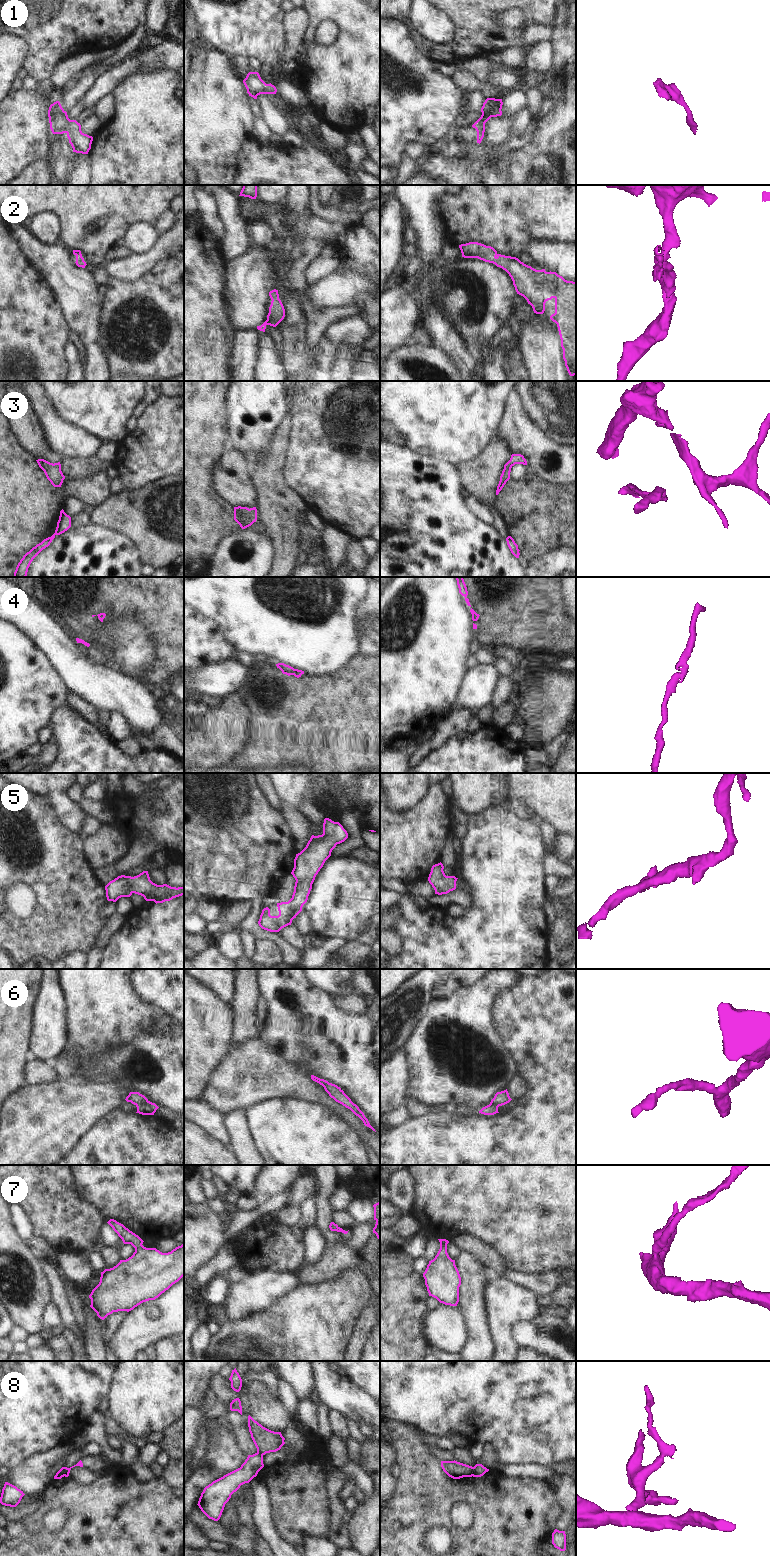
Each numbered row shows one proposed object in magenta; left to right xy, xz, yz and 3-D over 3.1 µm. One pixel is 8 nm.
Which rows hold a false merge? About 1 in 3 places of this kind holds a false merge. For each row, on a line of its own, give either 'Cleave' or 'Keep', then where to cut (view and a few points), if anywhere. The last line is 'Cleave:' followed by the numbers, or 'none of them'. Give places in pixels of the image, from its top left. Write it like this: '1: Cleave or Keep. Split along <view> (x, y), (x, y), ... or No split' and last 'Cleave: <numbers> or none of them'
1: Keep. No split
2: Keep. No split
3: Keep. No split
4: Keep. No split
5: Keep. No split
6: Keep. No split
7: Keep. No split
8: Cleave. Split along xy (63, 1467), (64, 1475)
Cleave: 8.

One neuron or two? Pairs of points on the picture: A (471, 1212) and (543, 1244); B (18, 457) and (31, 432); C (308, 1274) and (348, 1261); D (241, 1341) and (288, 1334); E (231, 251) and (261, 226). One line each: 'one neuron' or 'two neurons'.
A: one neuron
B: two neurons
C: one neuron
D: one neuron
E: two neurons

